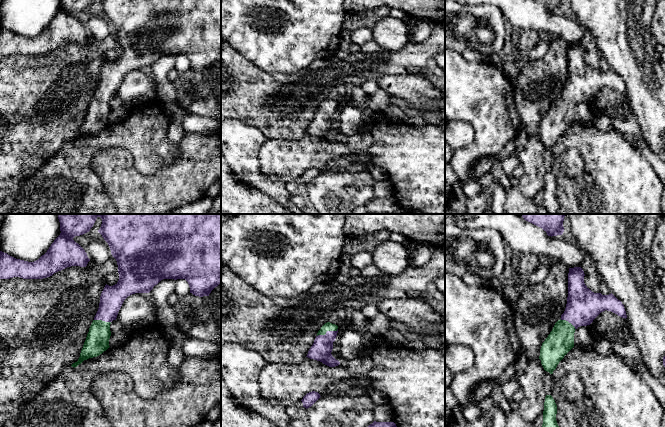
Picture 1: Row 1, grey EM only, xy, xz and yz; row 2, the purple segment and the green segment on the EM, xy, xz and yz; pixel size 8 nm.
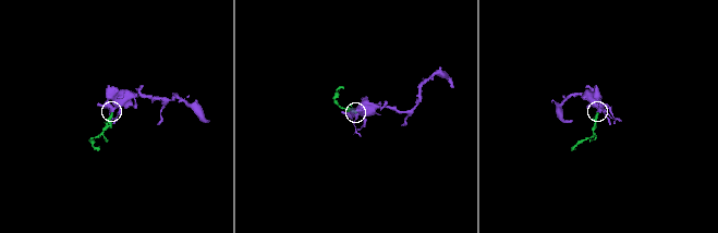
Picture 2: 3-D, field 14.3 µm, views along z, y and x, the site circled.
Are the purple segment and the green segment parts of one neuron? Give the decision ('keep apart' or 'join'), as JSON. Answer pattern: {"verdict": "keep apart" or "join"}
{"verdict": "join"}

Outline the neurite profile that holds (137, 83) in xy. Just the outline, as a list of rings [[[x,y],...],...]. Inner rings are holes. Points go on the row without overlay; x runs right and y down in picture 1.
[[[135,69],[128,72],[116,94],[121,100],[121,106],[117,109],[111,109],[109,115],[110,123],[118,123],[123,120],[132,103],[137,98],[144,98],[145,101],[155,101],[159,99],[157,85],[154,83],[153,76],[149,69]]]

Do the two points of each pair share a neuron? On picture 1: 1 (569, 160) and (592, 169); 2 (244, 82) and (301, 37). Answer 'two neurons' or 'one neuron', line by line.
1: two neurons
2: two neurons

